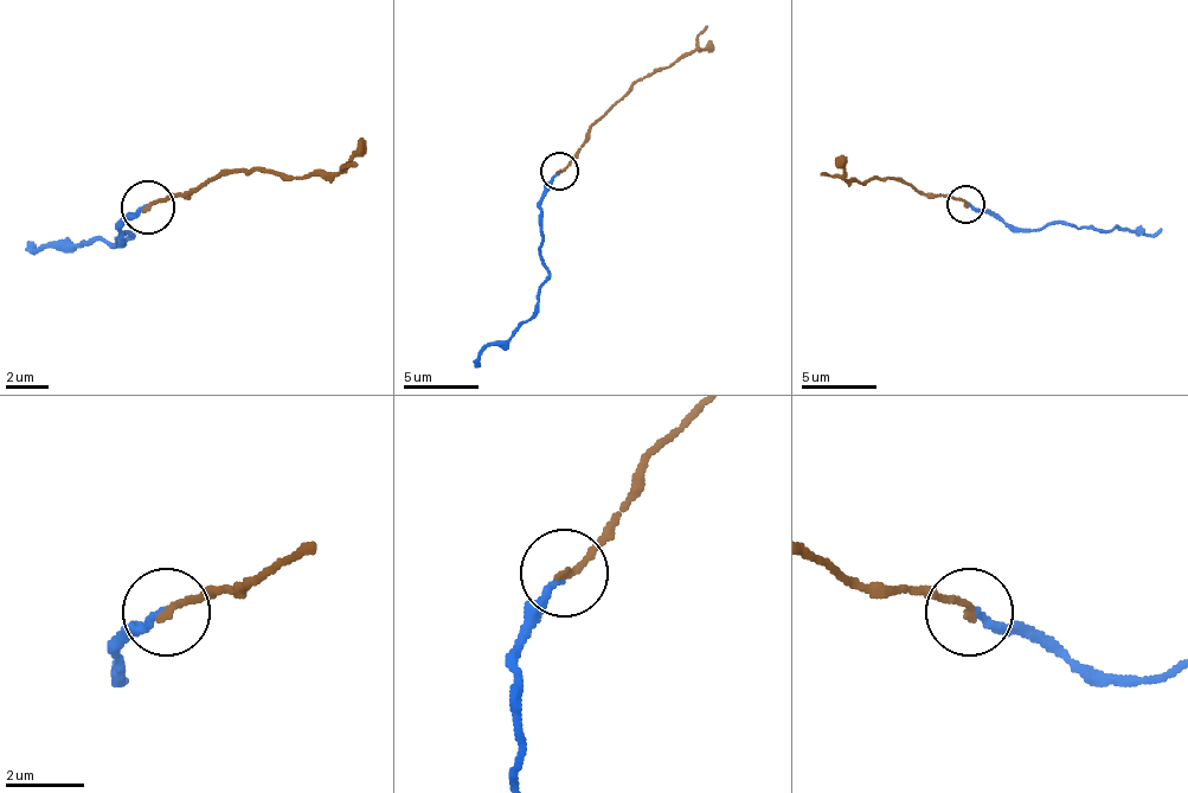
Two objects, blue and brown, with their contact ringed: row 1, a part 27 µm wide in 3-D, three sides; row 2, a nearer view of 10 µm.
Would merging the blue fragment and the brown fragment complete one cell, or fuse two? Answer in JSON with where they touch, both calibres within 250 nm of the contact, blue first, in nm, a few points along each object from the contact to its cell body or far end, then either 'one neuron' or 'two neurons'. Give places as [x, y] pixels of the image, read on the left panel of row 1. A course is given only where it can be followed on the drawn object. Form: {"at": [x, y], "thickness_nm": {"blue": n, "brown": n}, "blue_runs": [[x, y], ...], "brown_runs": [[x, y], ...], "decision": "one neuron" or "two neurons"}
{"at": [147, 208], "thickness_nm": {"blue": 180, "brown": 170}, "blue_runs": [[148, 209], [122, 230], [122, 241], [122, 235], [133, 235], [37, 251], [26, 241]], "brown_runs": [[148, 209], [233, 171], [329, 177], [361, 139]], "decision": "one neuron"}

